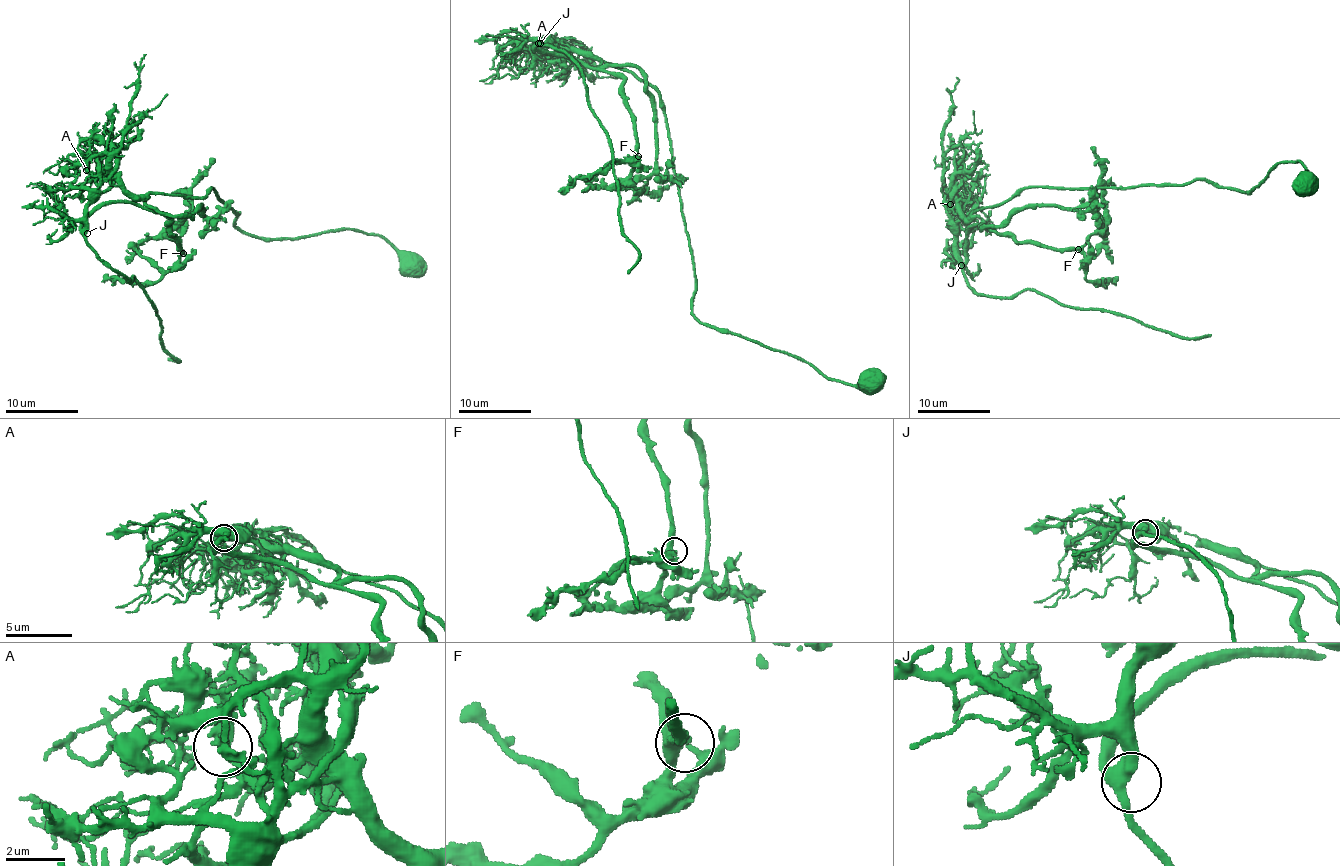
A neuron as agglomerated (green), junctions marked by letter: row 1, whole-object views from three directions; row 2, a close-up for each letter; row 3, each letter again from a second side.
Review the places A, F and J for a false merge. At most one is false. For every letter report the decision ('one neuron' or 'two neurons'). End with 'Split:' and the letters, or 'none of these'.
A: two neurons
F: one neuron
J: one neuron
Split: A

